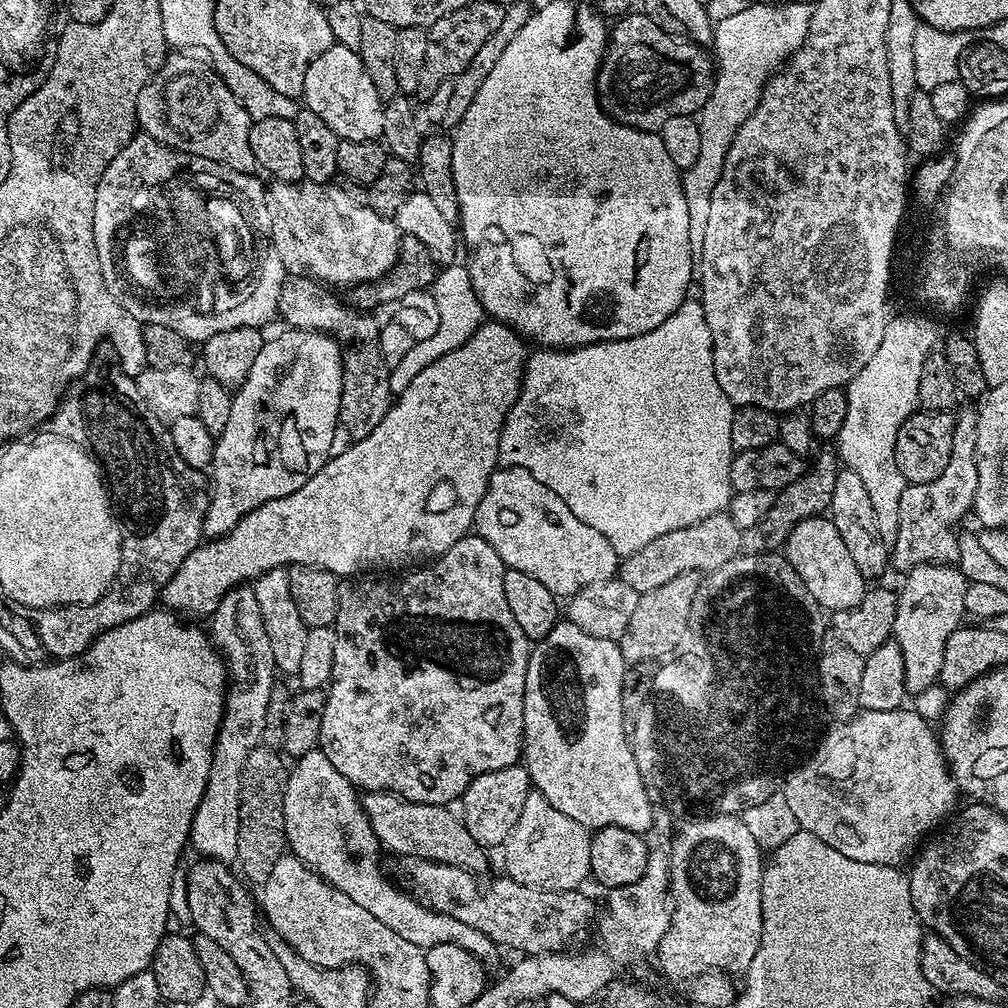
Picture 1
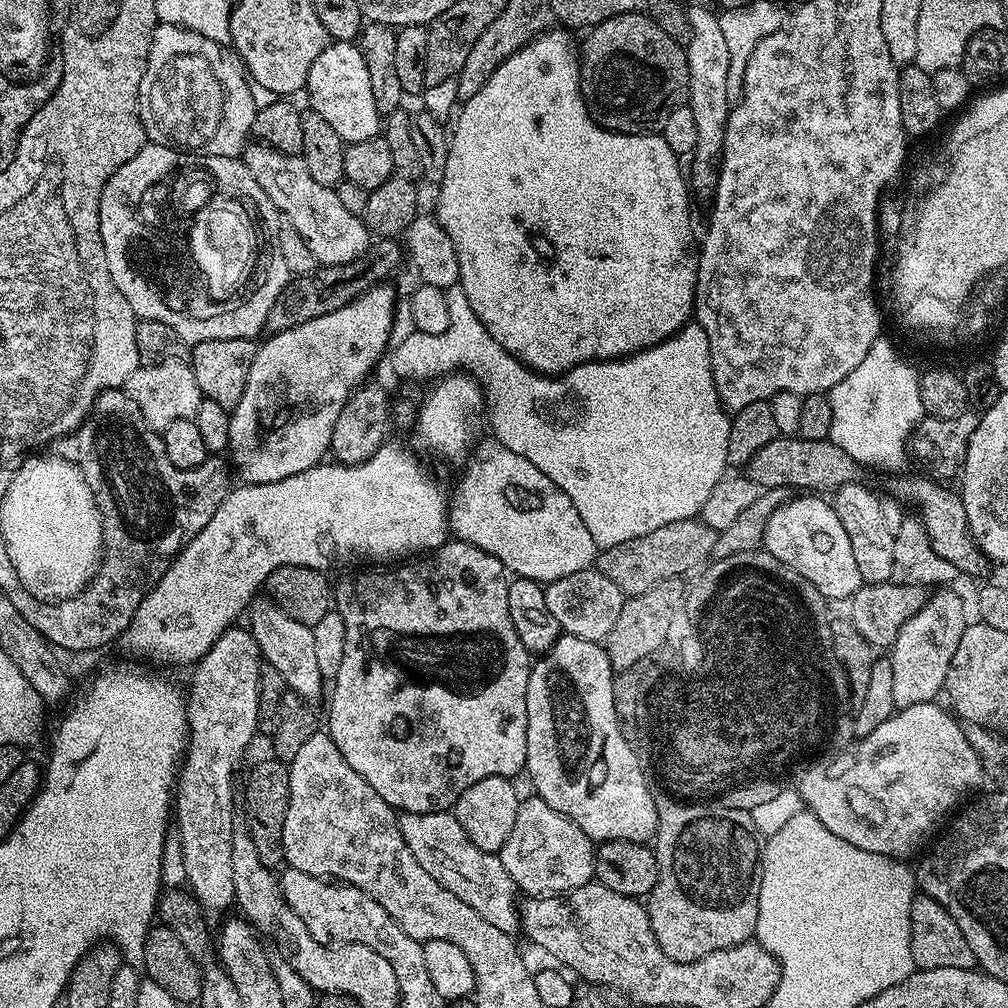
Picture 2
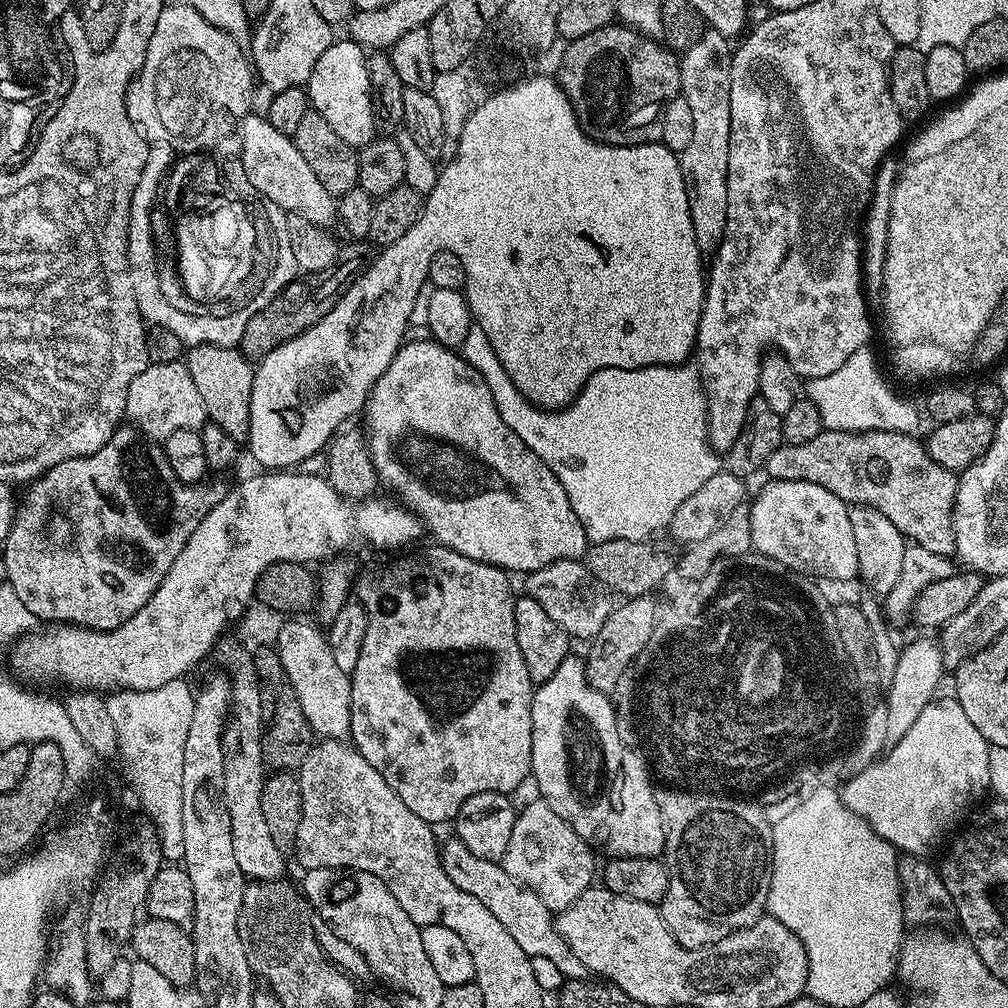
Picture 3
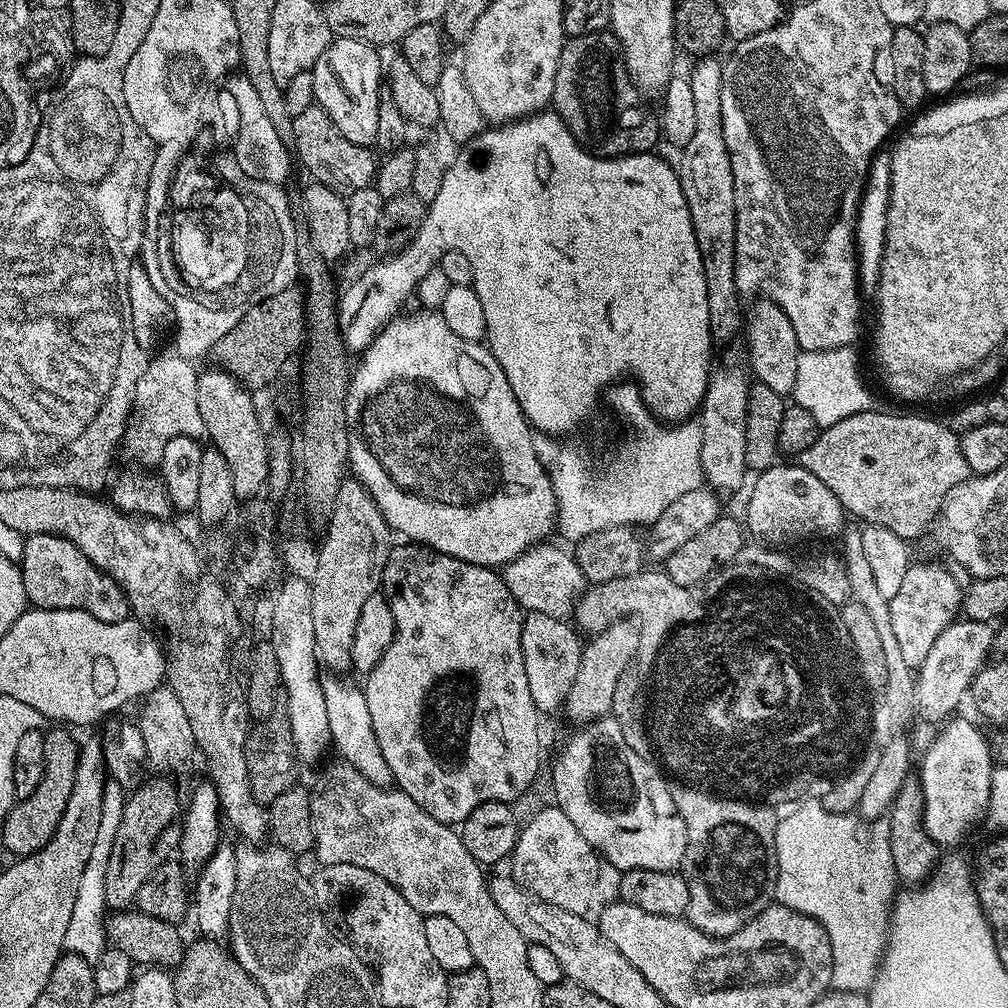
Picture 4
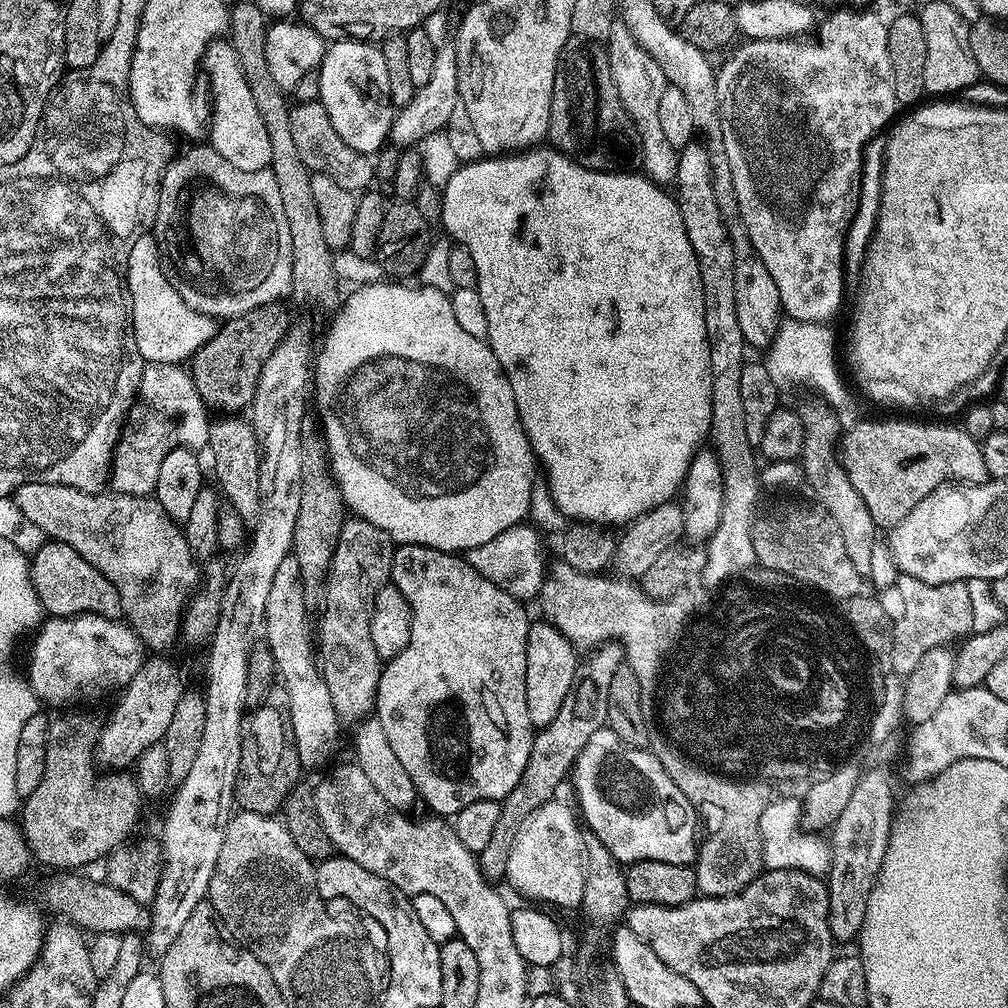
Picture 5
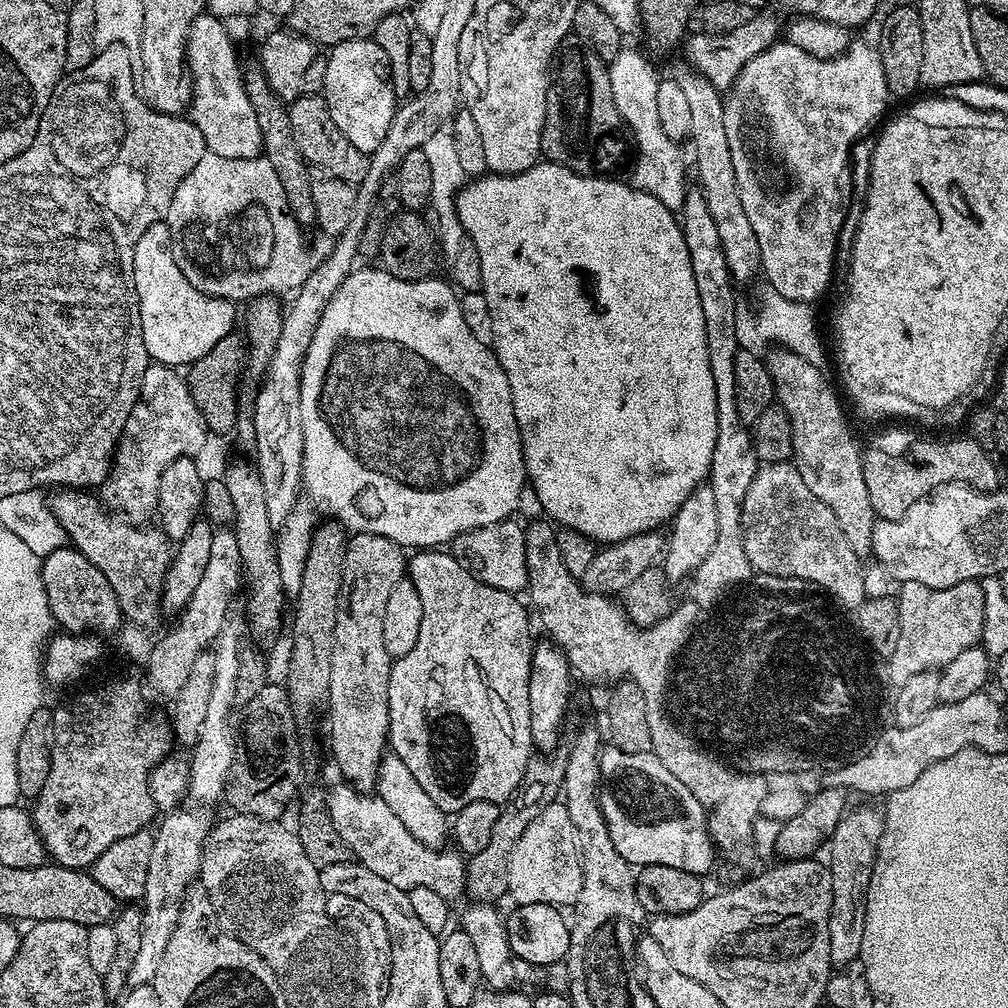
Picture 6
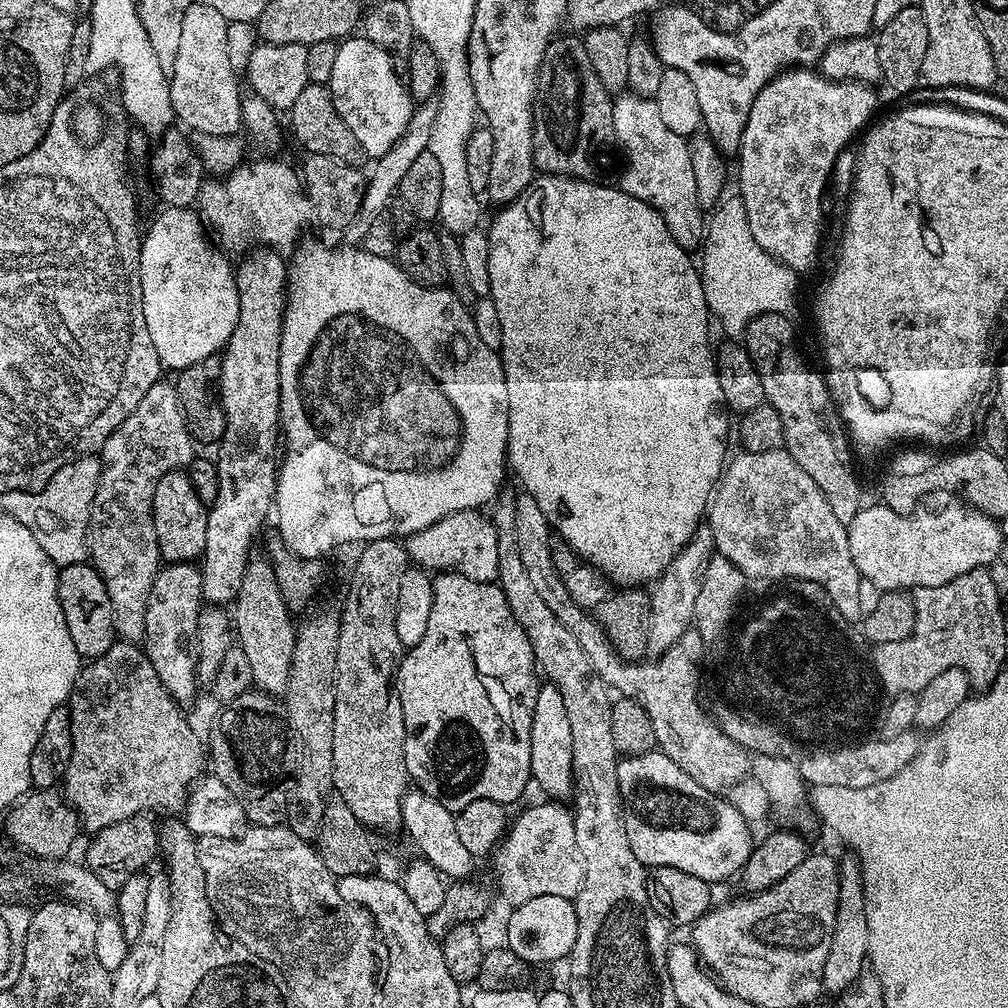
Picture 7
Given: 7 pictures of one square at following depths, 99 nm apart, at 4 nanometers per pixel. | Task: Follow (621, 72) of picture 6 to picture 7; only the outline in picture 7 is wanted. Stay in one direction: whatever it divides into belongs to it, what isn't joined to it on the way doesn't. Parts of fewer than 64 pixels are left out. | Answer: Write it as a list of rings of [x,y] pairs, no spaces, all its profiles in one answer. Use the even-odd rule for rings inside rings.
[[[620,94],[615,97],[612,109],[614,130],[624,159],[618,186],[626,194],[646,202],[646,206],[654,206],[678,246],[699,249],[704,243],[706,216],[698,202],[689,141],[674,134],[674,130],[669,130],[666,122],[662,122],[655,99]]]

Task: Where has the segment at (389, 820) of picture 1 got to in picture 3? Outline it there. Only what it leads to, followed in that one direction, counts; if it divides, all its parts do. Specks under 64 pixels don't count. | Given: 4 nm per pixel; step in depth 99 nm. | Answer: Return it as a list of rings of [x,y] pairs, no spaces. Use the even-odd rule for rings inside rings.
[[[449,838],[445,844],[443,841],[440,861],[444,863],[444,869],[450,880],[466,894],[478,898],[478,902],[482,902],[482,906],[486,906],[486,910],[490,910],[490,914],[494,914],[494,918],[498,918],[498,922],[506,926],[506,931],[514,937],[514,942],[518,942],[518,946],[522,946],[522,950],[529,958],[538,955],[550,958],[565,978],[585,979],[586,969],[556,928],[553,909],[544,905],[538,894],[510,878],[510,874],[506,874],[504,867],[497,861],[483,860],[478,858],[478,854],[470,854],[470,850],[466,850],[461,840]]]

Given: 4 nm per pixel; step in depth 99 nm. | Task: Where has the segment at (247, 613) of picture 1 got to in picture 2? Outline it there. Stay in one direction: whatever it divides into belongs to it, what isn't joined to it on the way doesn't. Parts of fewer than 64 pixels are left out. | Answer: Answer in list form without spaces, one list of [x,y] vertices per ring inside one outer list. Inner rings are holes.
[[[233,626],[220,635],[218,642],[202,659],[196,661],[192,672],[192,693],[186,696],[188,717],[188,751],[178,774],[178,789],[174,794],[174,828],[181,838],[183,861],[186,866],[187,887],[200,907],[212,912],[224,912],[235,905],[234,865],[230,859],[232,830],[236,808],[238,812],[238,786],[235,772],[248,743],[256,736],[262,709],[260,706],[260,669],[262,657],[258,642],[247,627]]]

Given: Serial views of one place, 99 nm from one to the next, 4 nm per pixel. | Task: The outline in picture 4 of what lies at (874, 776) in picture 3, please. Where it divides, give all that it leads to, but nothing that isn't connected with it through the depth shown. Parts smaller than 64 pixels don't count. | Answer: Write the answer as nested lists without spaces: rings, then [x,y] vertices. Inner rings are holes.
[[[954,719],[943,725],[945,728],[933,738],[920,760],[918,791],[922,797],[924,829],[938,846],[962,839],[980,812],[982,816],[991,796],[994,752],[990,740],[970,721]]]

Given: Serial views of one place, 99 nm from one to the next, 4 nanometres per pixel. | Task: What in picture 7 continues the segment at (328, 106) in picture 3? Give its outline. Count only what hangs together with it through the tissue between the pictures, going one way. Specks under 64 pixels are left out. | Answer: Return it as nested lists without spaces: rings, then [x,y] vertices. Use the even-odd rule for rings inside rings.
[[[353,34],[339,41],[339,46],[334,71],[326,85],[334,98],[334,110],[342,114],[342,122],[346,122],[350,134],[358,138],[358,146],[365,157],[386,154],[386,150],[398,142],[412,117],[414,101],[407,83],[396,73],[392,56],[363,34]]]

